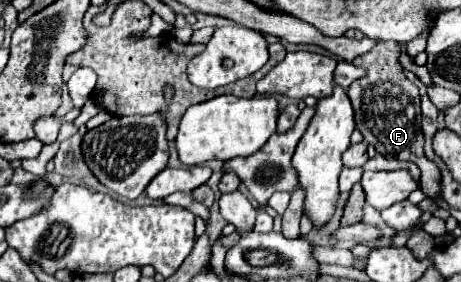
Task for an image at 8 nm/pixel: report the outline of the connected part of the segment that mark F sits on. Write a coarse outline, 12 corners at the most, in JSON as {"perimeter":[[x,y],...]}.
{"perimeter":[[382,41],[352,63],[356,129],[380,155],[414,161],[420,189],[440,197],[424,157],[420,95],[400,45]]}

